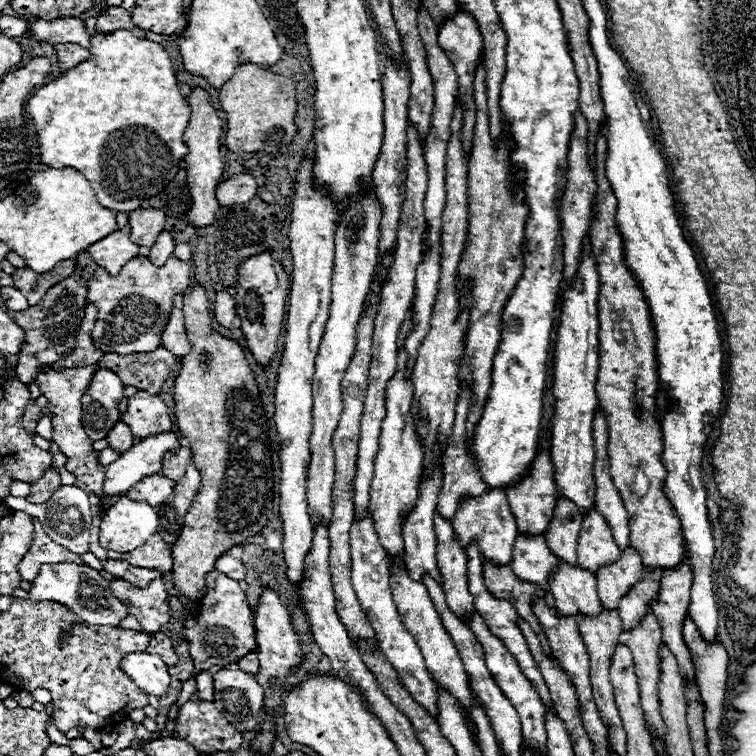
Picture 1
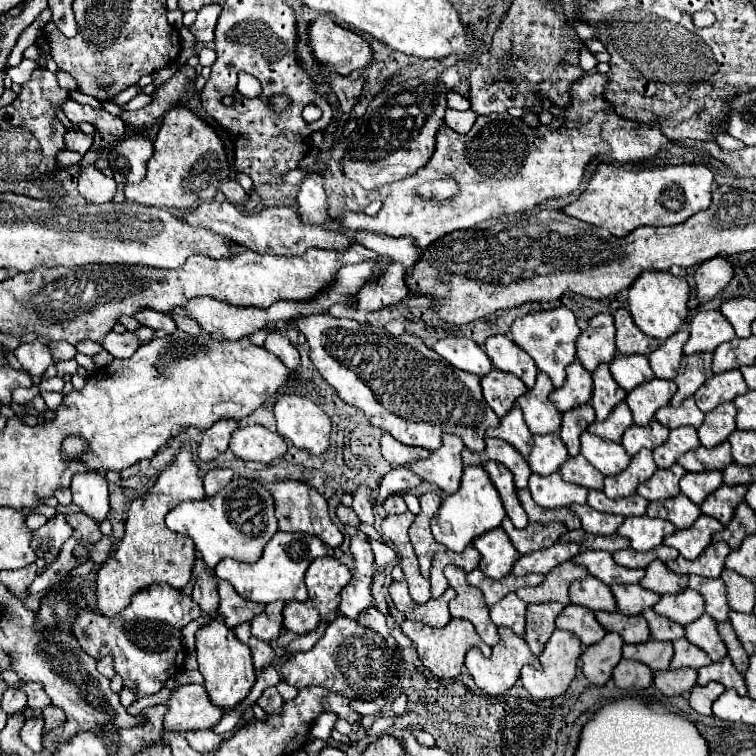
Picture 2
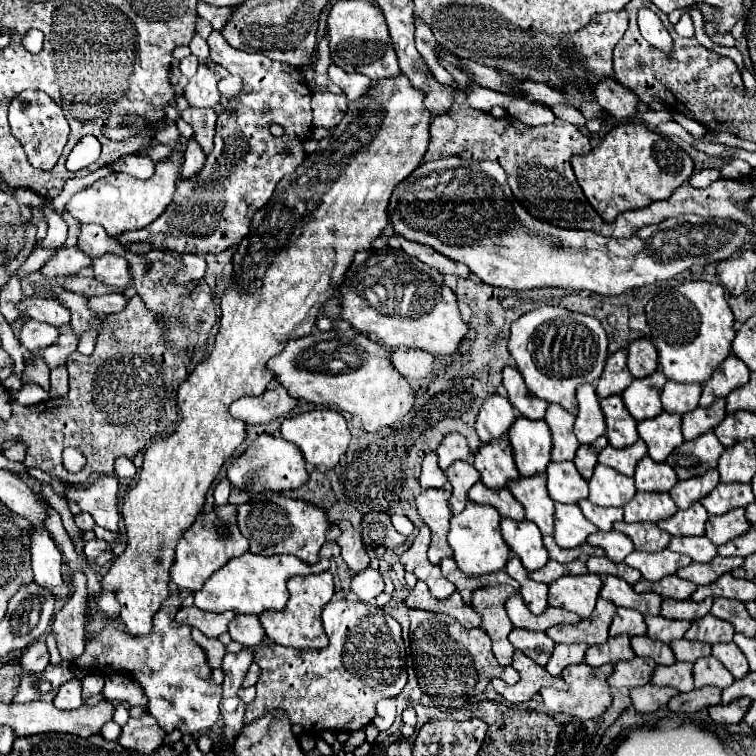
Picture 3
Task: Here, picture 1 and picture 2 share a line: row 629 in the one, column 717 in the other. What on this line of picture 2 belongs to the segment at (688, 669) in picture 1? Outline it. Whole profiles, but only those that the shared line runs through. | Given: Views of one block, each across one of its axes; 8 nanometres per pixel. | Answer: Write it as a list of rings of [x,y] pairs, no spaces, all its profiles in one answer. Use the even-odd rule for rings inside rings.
[[[724,656],[722,660],[718,662],[712,662],[710,666],[706,668],[700,668],[698,670],[698,684],[708,684],[708,682],[720,682],[724,684],[726,688],[734,688],[740,696],[746,694],[746,684],[744,684],[744,678],[742,674],[734,668],[732,660],[728,656]]]

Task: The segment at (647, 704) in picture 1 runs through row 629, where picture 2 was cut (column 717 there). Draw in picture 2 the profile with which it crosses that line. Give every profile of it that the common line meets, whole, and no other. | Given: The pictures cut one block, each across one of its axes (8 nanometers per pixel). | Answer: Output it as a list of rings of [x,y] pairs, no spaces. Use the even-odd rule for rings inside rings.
[[[708,614],[686,624],[684,630],[686,630],[688,642],[702,648],[712,660],[720,660],[720,658],[726,656],[726,646],[716,632],[716,622]]]

